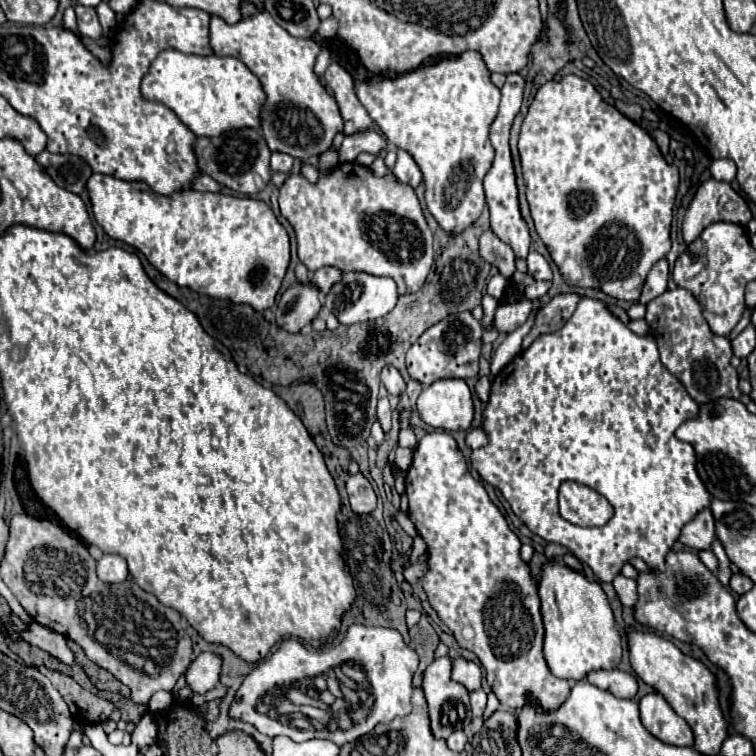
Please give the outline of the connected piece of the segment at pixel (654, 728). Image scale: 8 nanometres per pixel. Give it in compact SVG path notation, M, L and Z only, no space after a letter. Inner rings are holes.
M658 692L646 694L640 700L642 726L658 740L674 746L694 746L694 736L684 718L680 718L672 706Z

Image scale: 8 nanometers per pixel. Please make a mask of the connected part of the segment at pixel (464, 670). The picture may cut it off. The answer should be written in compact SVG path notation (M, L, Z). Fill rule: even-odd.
M458 658L458 660L454 660L454 666L452 666L452 678L456 682L464 684L470 692L474 692L474 690L480 688L482 670L474 662L464 660L464 658Z

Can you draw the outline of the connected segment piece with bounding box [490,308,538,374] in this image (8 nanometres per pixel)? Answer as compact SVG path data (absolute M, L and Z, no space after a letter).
M538 308L532 310L532 316L518 328L514 330L512 334L506 336L506 340L496 348L494 356L492 356L492 364L490 364L490 370L492 374L498 374L518 352L520 352L520 344L522 344L522 338L532 330L534 322L536 322L536 314L538 314Z

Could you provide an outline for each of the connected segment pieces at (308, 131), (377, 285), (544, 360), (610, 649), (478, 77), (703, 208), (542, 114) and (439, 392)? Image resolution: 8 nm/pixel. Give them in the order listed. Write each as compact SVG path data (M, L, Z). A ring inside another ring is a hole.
M246 4L242 8L242 20L238 24L226 24L222 18L212 16L210 22L210 46L216 56L232 56L242 60L262 82L262 88L268 96L266 106L262 110L262 132L270 146L270 150L278 150L284 154L290 154L292 158L308 160L312 156L320 156L332 146L332 140L338 132L342 132L342 116L338 110L336 100L328 94L326 86L320 82L320 76L314 72L316 58L320 54L320 46L314 40L294 38L290 36L282 26L278 26L268 12L258 10L252 4Z
M342 272L342 282L332 286L326 294L324 306L338 318L340 324L358 324L386 316L398 300L398 292L392 278L380 278L366 272Z
M582 298L576 312L572 314L572 318L558 330L552 334L544 334L540 338L536 338L532 342L532 346L524 352L520 352L492 382L492 390L490 390L490 410L488 406L482 412L482 428L488 436L488 444L484 448L478 448L472 452L470 462L472 468L480 474L480 478L488 484L492 484L494 488L498 488L502 492L502 496L508 500L508 504L512 506L514 514L540 538L544 538L546 542L554 542L554 544L562 544L566 546L576 558L580 558L586 566L592 568L592 572L602 580L602 582L612 582L616 574L620 574L622 566L626 562L630 562L632 558L642 558L652 570L662 572L666 570L666 554L672 550L674 542L680 538L680 532L684 528L684 524L688 524L698 512L702 512L704 508L710 506L712 496L706 490L706 486L702 486L702 480L698 478L696 472L696 454L694 448L688 442L682 442L674 436L674 430L690 420L690 418L698 418L698 404L690 398L690 394L686 394L686 388L682 386L682 382L678 382L678 378L674 378L674 374L670 374L670 370L666 370L666 366L662 366L660 354L658 354L658 346L654 342L652 336L636 336L628 326L624 326L618 318L614 318L604 302L600 300L592 300L592 298ZM564 480L574 480L580 482L584 486L594 488L598 494L602 494L614 508L614 516L608 520L606 526L602 528L580 528L574 526L570 522L566 522L564 518L560 518L558 514L558 486Z
M550 560L542 566L538 594L546 630L544 658L554 676L566 680L582 680L590 670L610 670L620 662L620 632L616 628L606 592L598 582L592 582L584 574L570 570L566 564Z
M466 50L454 58L436 60L394 78L374 76L370 80L360 80L354 84L354 90L386 140L406 150L420 166L426 184L426 204L436 222L450 234L458 234L468 228L480 216L484 206L482 178L494 158L488 130L490 122L494 122L498 114L498 104L502 98L500 88L496 88L490 80L490 70L482 62L482 56L476 50Z
M708 180L698 188L694 200L686 210L682 222L682 236L686 244L692 244L702 234L702 230L714 222L732 222L732 224L746 226L750 218L752 214L748 204L732 190L728 182ZM728 200L736 202L734 210L724 208Z
M572 74L560 82L546 82L538 90L522 122L518 150L530 214L552 260L562 266L564 260L572 258L582 266L584 280L576 280L576 286L596 288L612 298L638 302L650 268L670 250L670 222L680 180L678 168L664 160L648 132L604 102L588 80ZM614 226L630 230L600 230Z
M438 380L424 388L418 396L420 418L432 426L446 432L470 430L474 420L472 392L464 380Z

